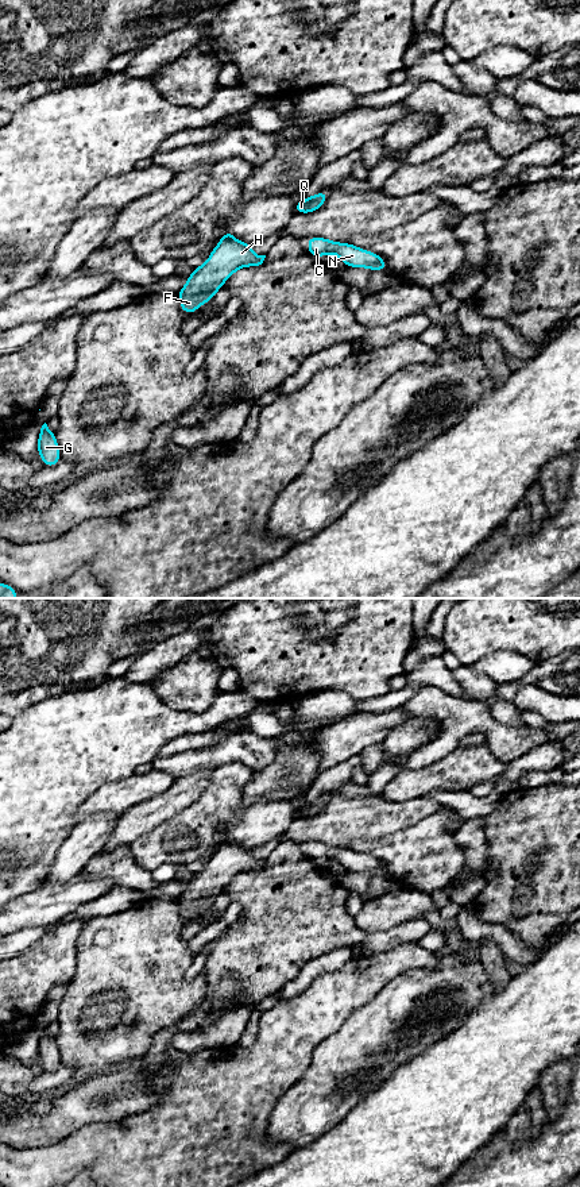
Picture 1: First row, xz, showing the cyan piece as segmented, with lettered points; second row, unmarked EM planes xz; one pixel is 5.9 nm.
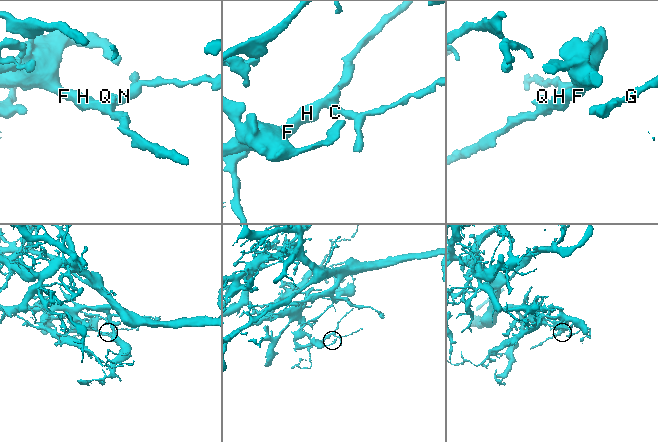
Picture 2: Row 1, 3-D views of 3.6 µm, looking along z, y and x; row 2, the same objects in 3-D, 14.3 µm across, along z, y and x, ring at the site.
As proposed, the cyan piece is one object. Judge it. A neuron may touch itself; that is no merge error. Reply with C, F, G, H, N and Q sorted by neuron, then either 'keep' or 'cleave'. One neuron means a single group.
C F G H N Q | keep

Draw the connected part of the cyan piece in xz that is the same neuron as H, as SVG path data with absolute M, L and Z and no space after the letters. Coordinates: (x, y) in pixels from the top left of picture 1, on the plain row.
M228 835L210 856L206 867L194 872L183 893L177 897L182 917L194 918L197 913L214 902L236 875L259 871L264 863L266 860L256 860L252 856L251 848L236 845Z

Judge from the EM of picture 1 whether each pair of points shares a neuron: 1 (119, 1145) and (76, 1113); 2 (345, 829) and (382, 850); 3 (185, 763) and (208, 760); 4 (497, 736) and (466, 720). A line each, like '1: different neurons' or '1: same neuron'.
1: different neurons
2: different neurons
3: same neuron
4: same neuron

